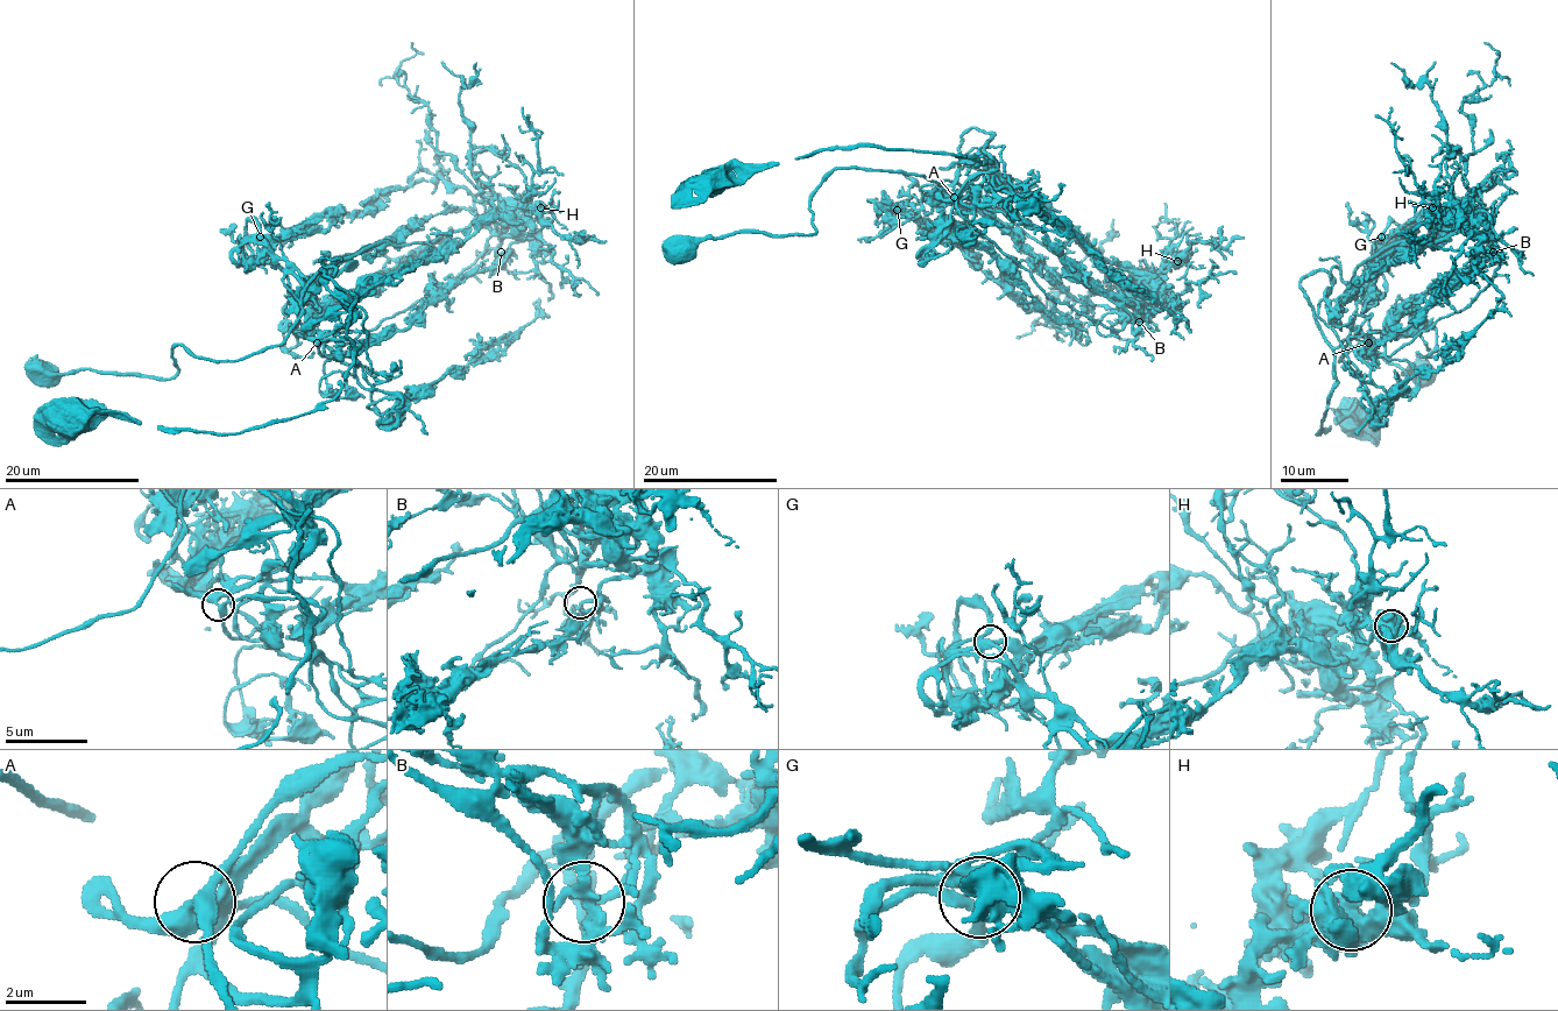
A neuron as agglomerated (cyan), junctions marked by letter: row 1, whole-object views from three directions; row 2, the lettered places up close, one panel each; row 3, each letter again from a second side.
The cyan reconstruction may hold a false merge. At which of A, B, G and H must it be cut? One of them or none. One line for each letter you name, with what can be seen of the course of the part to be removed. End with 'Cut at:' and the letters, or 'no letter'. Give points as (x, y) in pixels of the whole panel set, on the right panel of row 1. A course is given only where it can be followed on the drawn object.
B: course (1493, 252), (1478, 240), (1482, 211), (1354, 271), (1339, 361), (1366, 344), (1407, 377), (1427, 362)
Cut at: B

